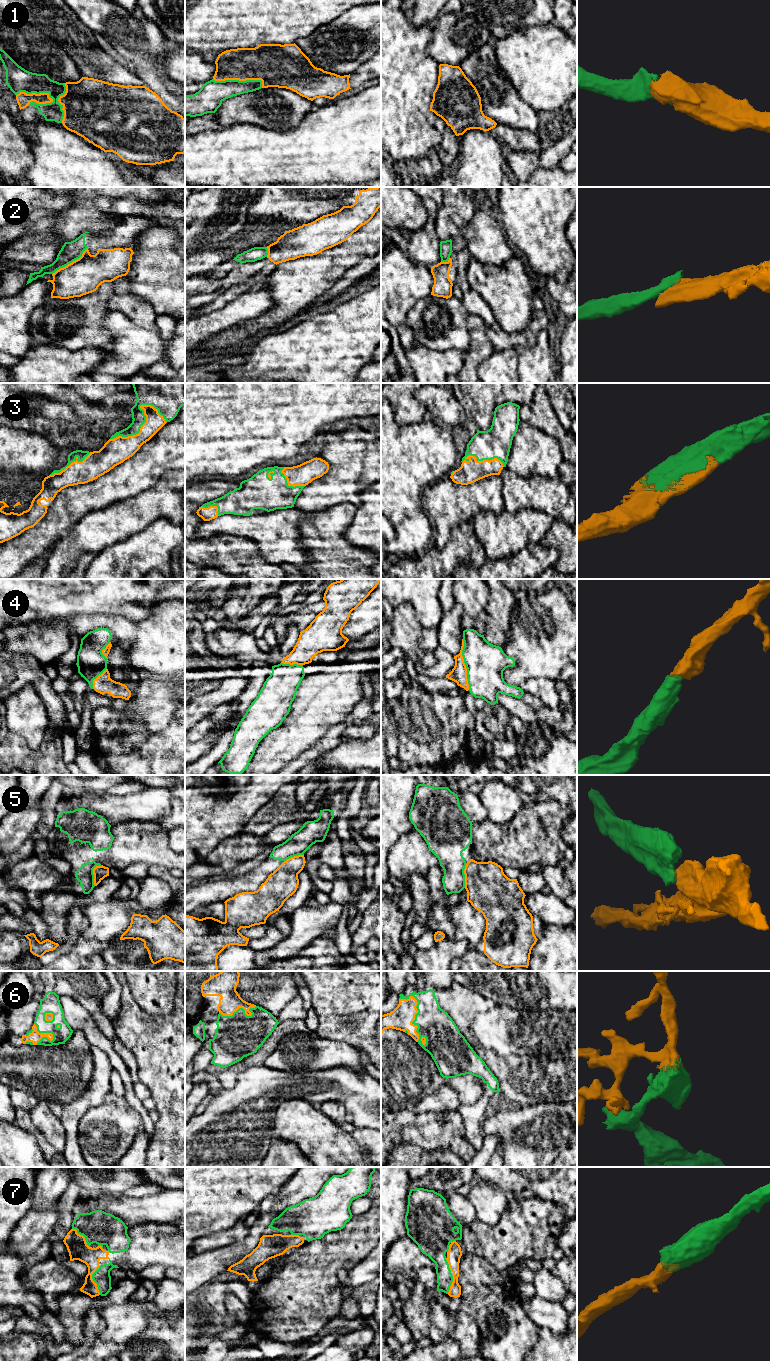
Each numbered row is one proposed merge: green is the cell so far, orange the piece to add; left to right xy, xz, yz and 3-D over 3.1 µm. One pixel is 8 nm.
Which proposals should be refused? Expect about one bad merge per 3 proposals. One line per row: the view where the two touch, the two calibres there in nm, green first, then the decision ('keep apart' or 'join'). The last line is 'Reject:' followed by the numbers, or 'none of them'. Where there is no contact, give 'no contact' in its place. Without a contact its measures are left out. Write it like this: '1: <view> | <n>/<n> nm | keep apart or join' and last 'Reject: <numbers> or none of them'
1: xy | 200/110 nm | join
2: xy | 160/280 nm | keep apart
3: xy | 260/160 nm | join
4: yz | 320/130 nm | join
5: xy | 140/110 nm | keep apart
6: yz | 260/190 nm | join
7: xy | 140/150 nm | join
Reject: 2, 5

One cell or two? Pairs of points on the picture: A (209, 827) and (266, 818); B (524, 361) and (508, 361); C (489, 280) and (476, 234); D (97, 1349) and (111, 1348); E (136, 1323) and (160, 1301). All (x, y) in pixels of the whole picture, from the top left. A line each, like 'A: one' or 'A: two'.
A: two
B: two
C: two
D: one
E: two

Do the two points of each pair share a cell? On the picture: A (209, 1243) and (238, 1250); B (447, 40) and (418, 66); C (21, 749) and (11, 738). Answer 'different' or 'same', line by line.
A: different
B: different
C: same

